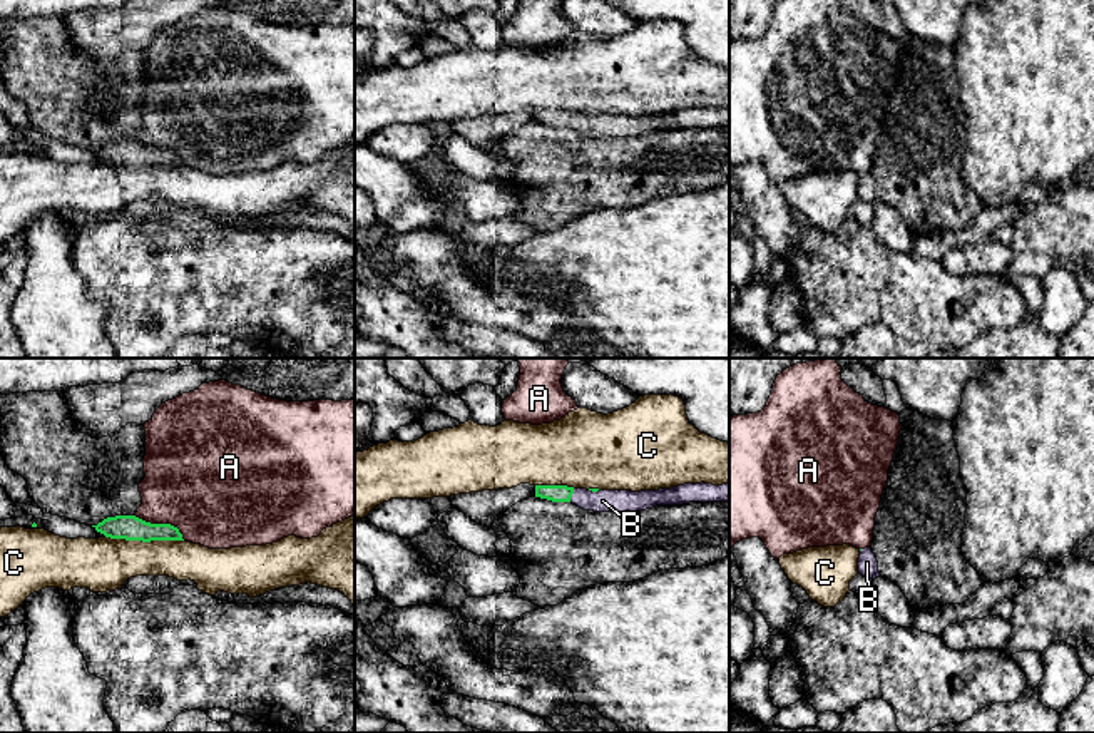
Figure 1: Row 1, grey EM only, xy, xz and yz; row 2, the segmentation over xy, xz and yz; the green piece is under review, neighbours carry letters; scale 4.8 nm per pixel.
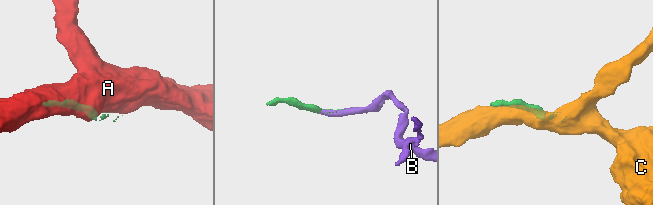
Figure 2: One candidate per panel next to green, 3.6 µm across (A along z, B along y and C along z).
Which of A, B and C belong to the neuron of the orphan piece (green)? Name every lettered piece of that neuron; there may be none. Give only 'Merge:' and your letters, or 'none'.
Merge: B

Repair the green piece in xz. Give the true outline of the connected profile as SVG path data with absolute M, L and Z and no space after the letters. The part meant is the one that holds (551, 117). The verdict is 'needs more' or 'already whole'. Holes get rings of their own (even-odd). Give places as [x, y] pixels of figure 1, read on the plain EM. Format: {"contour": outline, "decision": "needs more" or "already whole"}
{"contour": "M684 109L659 115L599 115L567 110L535 110L535 122L552 127L572 127L594 137L641 137L656 131L682 131L689 127L728 127L729 109Z", "decision": "needs more"}

